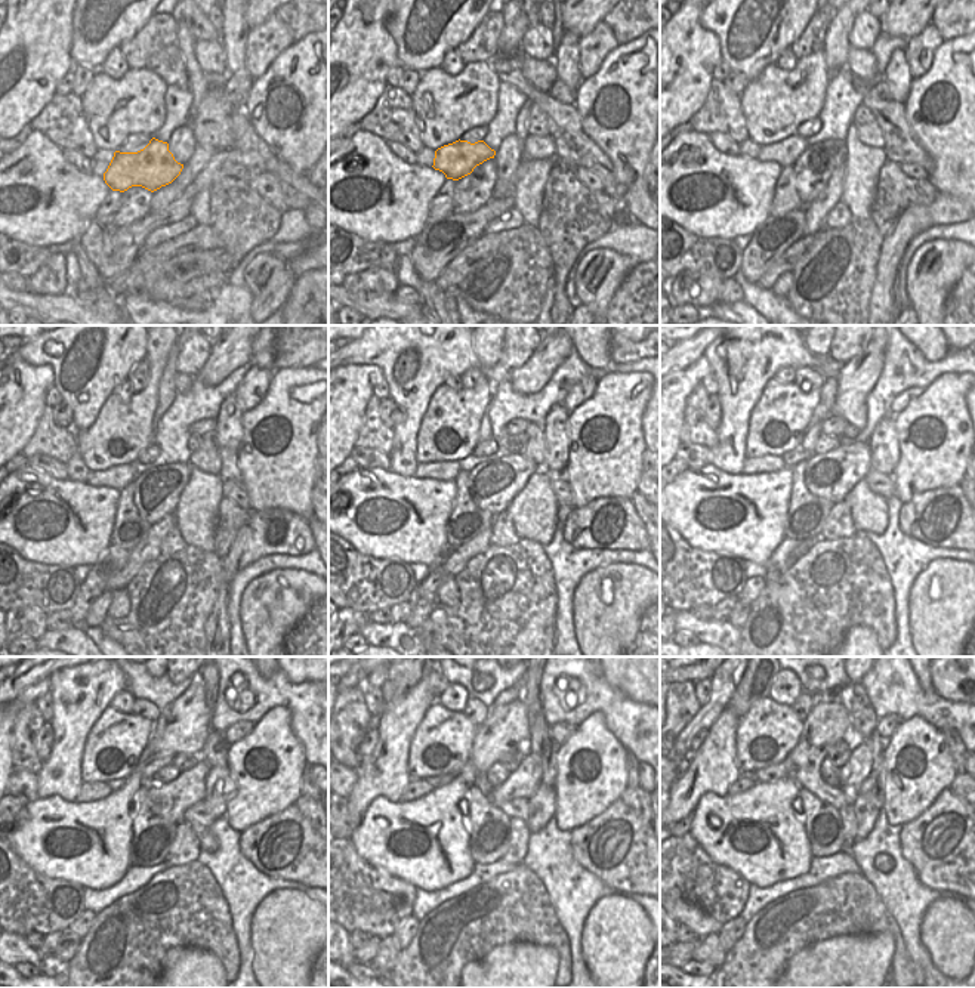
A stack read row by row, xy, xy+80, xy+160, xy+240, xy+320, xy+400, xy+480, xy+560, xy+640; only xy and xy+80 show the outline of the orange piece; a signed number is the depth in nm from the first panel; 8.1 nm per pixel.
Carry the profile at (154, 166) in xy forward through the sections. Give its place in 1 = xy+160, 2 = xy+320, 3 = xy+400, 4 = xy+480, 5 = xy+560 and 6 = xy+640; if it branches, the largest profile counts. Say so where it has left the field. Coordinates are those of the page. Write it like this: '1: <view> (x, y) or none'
1: xy+160 (784, 153)
2: xy+320 (447, 469)
3: xy+400 (768, 463)
4: xy+480 (89, 792)
5: xy+560 (416, 789)
6: xy+640 (743, 783)

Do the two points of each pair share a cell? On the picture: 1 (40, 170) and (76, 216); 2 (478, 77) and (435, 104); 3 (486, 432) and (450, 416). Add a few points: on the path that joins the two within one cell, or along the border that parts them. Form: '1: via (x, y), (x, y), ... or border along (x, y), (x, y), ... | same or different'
1: via (51, 182), (56, 188), (56, 197), (64, 204) | same
2: via (468, 85), (446, 104) | same
3: border along (487, 405), (478, 432), (478, 442) | different

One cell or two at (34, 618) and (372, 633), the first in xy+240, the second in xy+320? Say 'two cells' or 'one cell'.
two cells

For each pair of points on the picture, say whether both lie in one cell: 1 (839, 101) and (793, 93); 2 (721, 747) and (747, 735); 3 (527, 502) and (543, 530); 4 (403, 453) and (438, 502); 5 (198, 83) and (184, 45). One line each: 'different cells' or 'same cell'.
1: different cells
2: different cells
3: same cell
4: different cells
5: same cell

